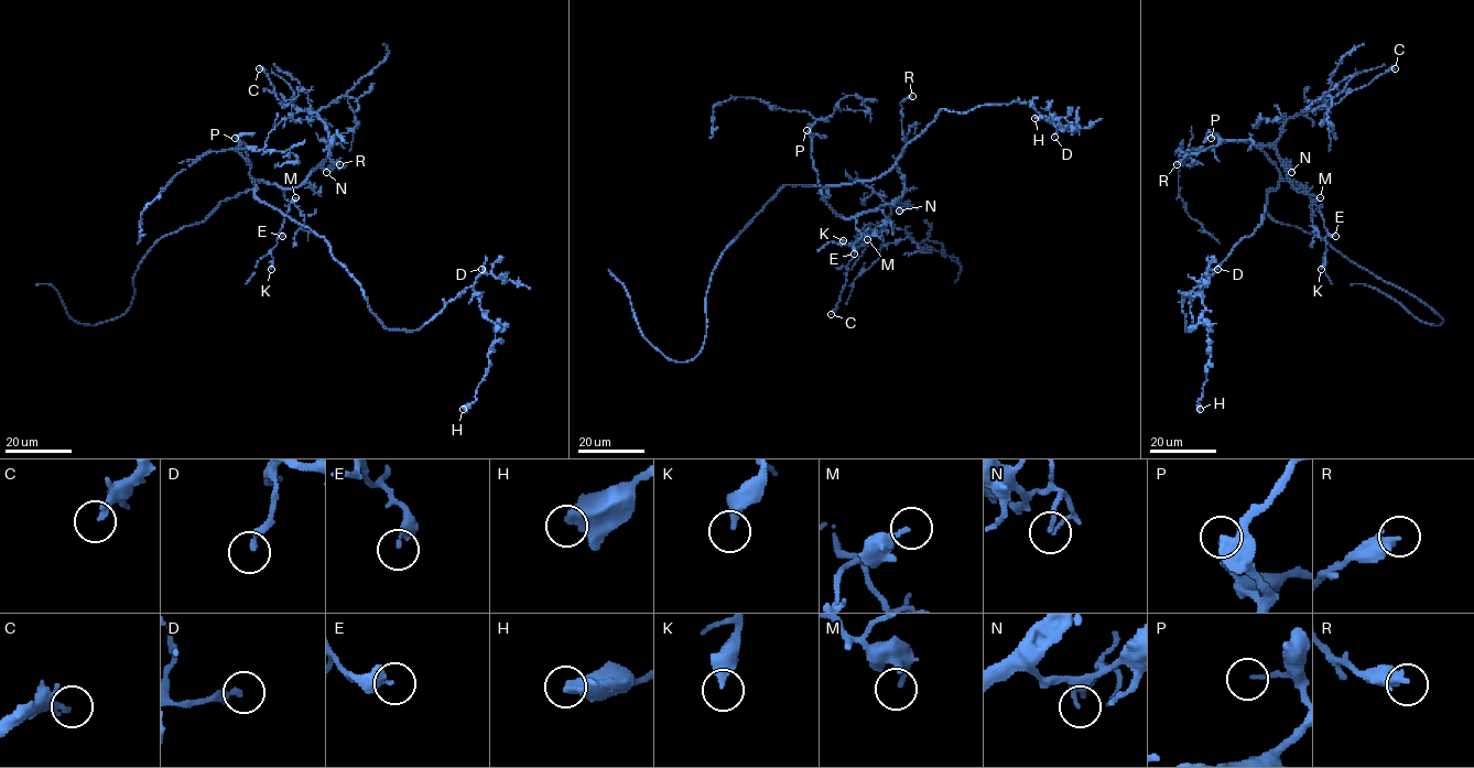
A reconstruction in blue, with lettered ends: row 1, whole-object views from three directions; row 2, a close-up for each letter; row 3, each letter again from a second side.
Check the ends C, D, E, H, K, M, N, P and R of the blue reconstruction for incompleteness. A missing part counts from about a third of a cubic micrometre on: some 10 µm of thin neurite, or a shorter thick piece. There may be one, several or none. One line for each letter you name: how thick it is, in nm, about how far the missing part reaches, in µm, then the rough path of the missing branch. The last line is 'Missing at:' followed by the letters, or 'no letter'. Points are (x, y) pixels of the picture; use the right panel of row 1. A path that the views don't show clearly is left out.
Missing at: no letter

